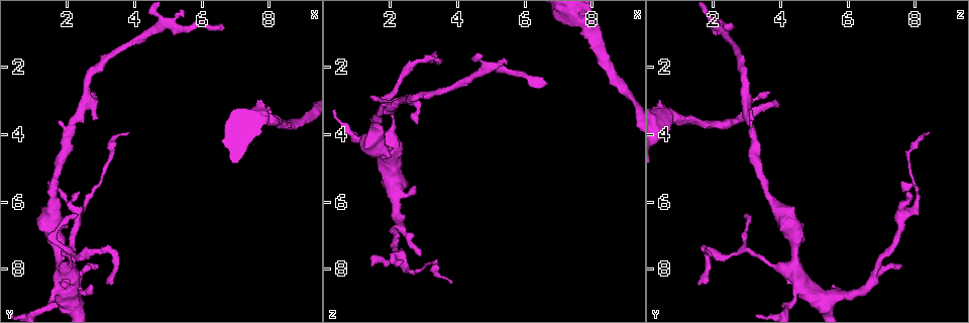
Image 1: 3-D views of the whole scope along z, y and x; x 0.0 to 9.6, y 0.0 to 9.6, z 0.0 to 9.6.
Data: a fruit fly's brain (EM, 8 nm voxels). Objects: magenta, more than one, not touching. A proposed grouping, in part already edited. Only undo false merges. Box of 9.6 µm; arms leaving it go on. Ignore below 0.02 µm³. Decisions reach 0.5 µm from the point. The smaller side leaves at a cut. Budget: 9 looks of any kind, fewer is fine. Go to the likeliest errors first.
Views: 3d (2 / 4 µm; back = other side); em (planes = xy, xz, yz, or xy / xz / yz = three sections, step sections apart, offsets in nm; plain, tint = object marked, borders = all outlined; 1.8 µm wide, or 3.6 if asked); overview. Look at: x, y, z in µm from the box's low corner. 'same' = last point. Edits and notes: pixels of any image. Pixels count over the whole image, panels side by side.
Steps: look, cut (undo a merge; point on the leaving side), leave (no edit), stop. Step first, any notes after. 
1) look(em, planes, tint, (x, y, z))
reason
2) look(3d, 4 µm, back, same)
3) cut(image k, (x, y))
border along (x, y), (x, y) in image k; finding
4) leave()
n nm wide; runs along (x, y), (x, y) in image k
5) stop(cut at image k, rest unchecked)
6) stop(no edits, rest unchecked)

look(3d, 4 µm, (1.90, 7.35, 3.05))
a fork

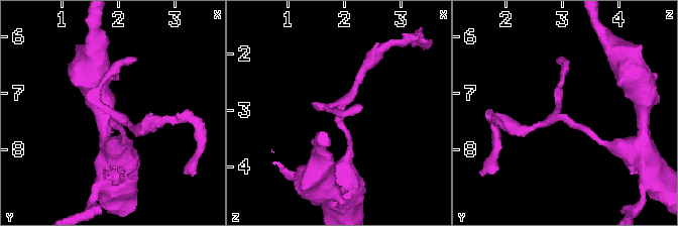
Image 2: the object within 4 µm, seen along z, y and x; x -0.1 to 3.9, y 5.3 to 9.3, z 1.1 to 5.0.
look(em, yz, step 4, plain, (1.90, 7.40, 3.05))

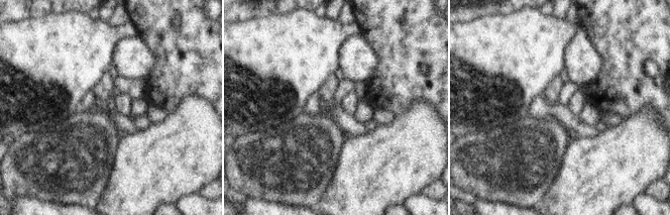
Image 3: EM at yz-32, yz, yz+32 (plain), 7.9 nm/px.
look(em, yz, step 4, tint, same)

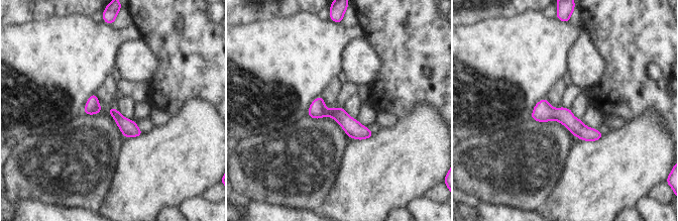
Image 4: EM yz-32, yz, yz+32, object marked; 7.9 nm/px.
leave()
runs along (536, 108), (598, 135) in image 4; continuous, no second neuron

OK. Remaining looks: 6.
look(em, planes, tint, (3.30, 7.50, 1.70))
abrupt turn

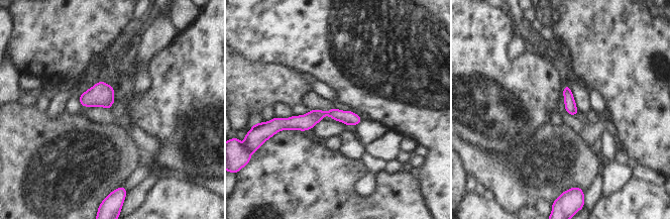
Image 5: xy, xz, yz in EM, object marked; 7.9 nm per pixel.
leave()
100 nm wide; runs along (358, 119), (320, 113), (280, 123) in image 5; continuous, no second neuron

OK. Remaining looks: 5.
look(em, planes, tint, (2.30, 6.30, 7.60))
side arm on a straight run

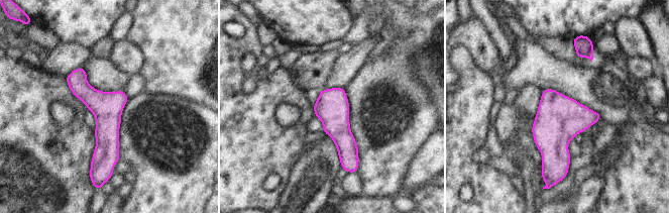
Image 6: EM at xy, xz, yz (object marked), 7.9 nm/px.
leave()
260 nm wide; all the same neuron

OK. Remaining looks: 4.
look(em, planes, tint, (1.55, 8.90, 4.45))
thick turns thin

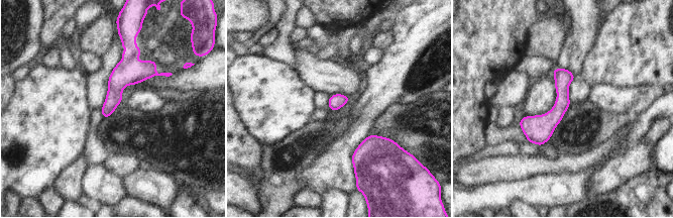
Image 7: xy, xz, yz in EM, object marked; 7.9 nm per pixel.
leave()
120 nm wide; runs along (566, 72), (560, 108), (529, 138) in image 7; one neuron here

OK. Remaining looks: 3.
stop(no edits, rest unchecked)

